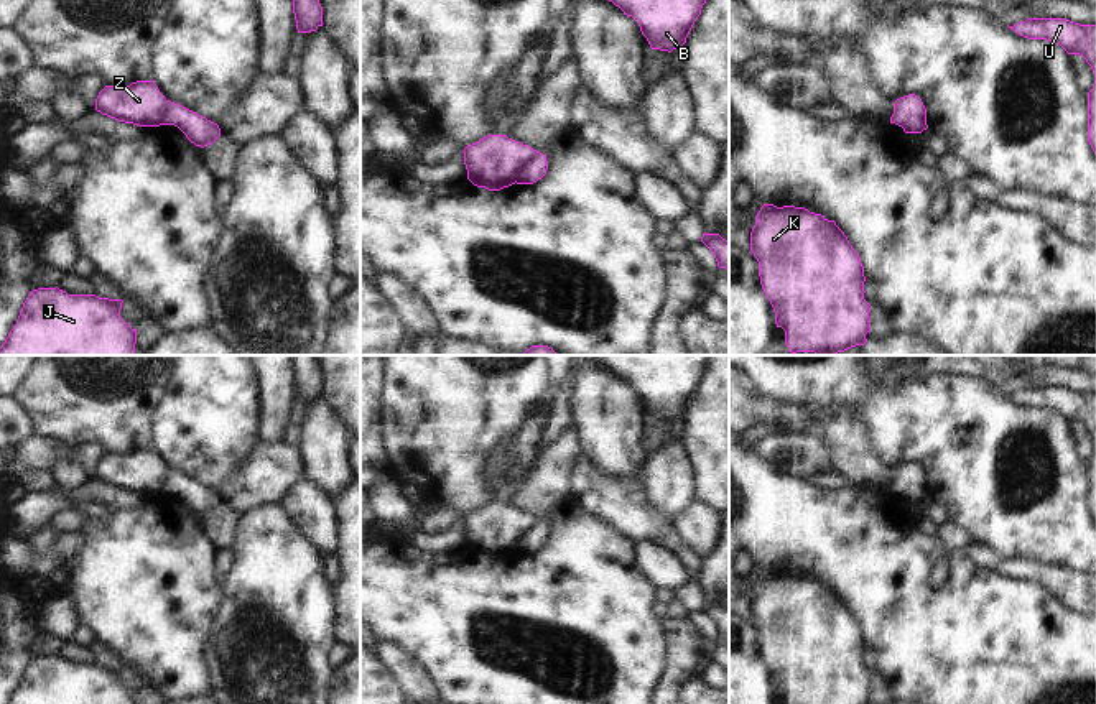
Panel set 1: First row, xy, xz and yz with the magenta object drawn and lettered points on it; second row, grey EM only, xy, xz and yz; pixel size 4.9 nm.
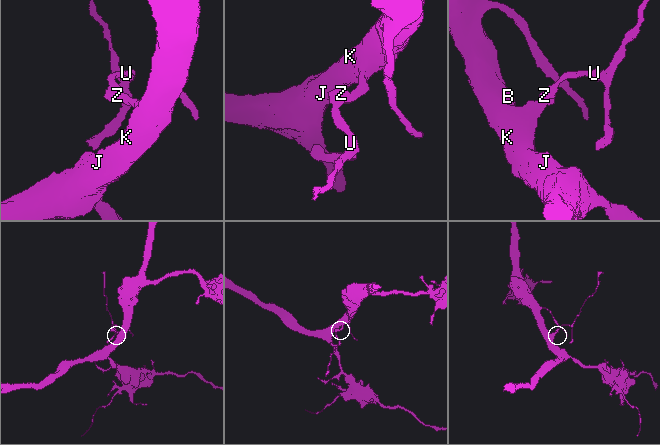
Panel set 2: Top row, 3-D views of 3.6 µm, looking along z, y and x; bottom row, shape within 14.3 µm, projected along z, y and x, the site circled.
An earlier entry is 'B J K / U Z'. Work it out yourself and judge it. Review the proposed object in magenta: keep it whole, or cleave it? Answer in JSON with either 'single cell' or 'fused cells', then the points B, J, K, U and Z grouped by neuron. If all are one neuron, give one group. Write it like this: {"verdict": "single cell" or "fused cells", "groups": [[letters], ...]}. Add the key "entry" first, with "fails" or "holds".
{"entry": "holds", "verdict": "fused cells", "groups": [["B", "J", "K"], ["U", "Z"]]}

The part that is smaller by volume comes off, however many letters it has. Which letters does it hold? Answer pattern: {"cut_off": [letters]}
{"cut_off": ["U", "Z"]}

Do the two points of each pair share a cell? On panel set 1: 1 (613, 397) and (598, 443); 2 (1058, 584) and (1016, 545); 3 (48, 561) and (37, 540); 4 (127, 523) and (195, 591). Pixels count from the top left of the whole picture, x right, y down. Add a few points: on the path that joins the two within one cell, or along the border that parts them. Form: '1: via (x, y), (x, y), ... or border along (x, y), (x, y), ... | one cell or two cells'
1: via (608, 408), (606, 431) | one cell
2: border along (1007, 560), (1034, 560), (1070, 569) | two cells
3: via (45, 556), (40, 545) | one cell
4: via (143, 540), (178, 574) | one cell

